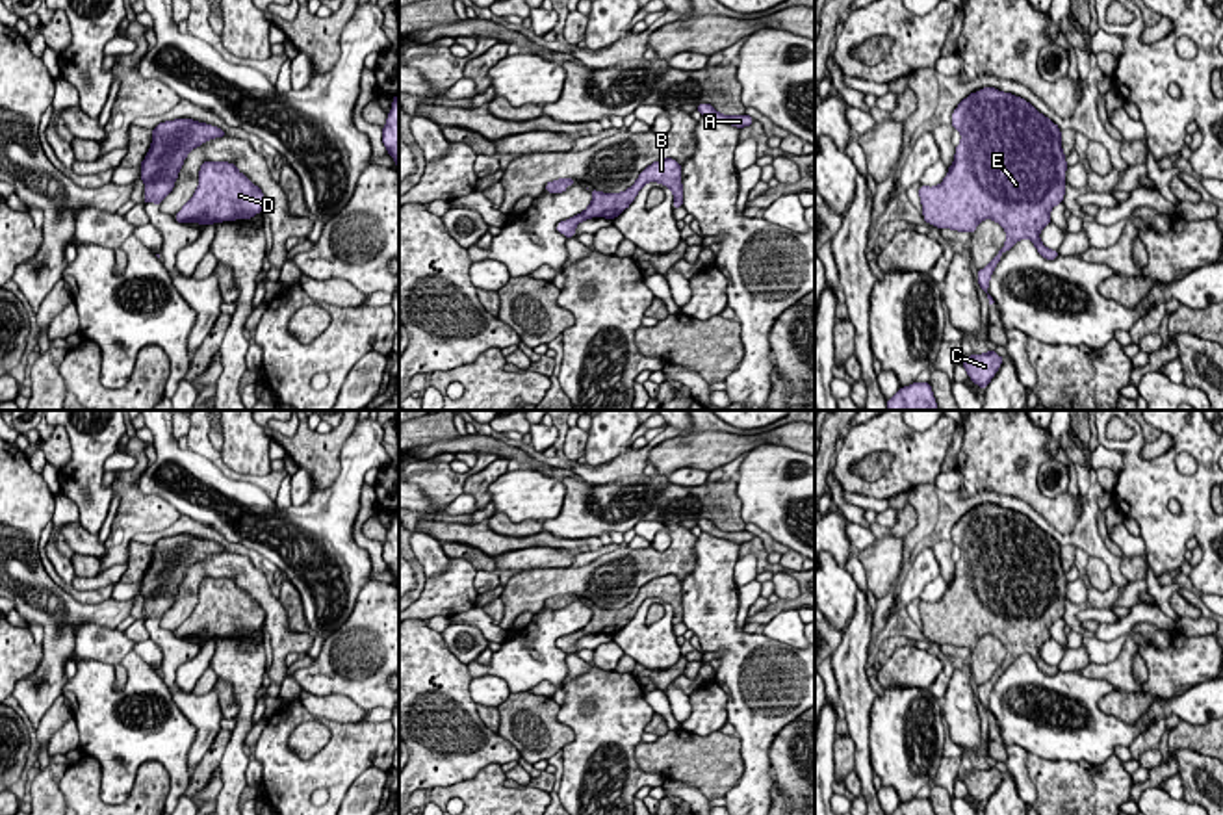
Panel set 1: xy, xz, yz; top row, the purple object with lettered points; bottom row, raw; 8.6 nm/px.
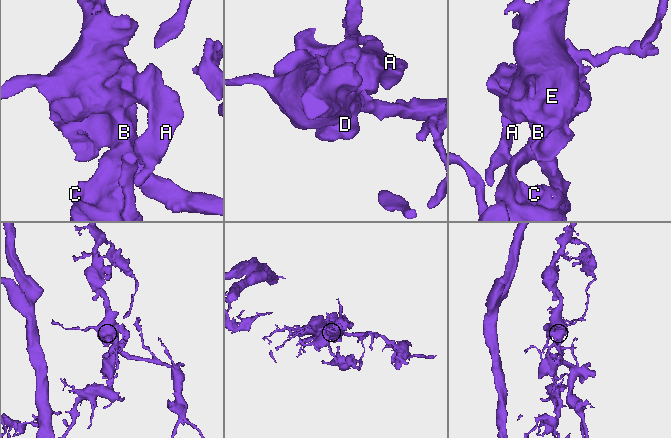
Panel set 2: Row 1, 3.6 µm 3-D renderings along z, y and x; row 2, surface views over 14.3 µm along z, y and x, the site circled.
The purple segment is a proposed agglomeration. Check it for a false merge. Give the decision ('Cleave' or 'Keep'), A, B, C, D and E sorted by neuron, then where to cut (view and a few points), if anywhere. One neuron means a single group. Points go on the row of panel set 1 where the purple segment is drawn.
Keep. Groups: A B C D E. No split

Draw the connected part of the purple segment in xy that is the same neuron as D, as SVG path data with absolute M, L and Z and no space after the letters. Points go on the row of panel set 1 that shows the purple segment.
M204 162L199 188L174 215L178 223L213 225L251 219L264 210L265 197L245 175L228 162Z

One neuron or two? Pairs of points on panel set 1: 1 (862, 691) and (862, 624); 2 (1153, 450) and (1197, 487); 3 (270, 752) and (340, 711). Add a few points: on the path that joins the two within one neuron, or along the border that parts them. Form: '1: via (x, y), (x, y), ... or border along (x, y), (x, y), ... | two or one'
1: via (854, 674), (856, 641) | one
2: border along (1173, 437), (1173, 442), (1158, 455), (1140, 457) | two
3: border along (320, 719), (360, 723) | two

